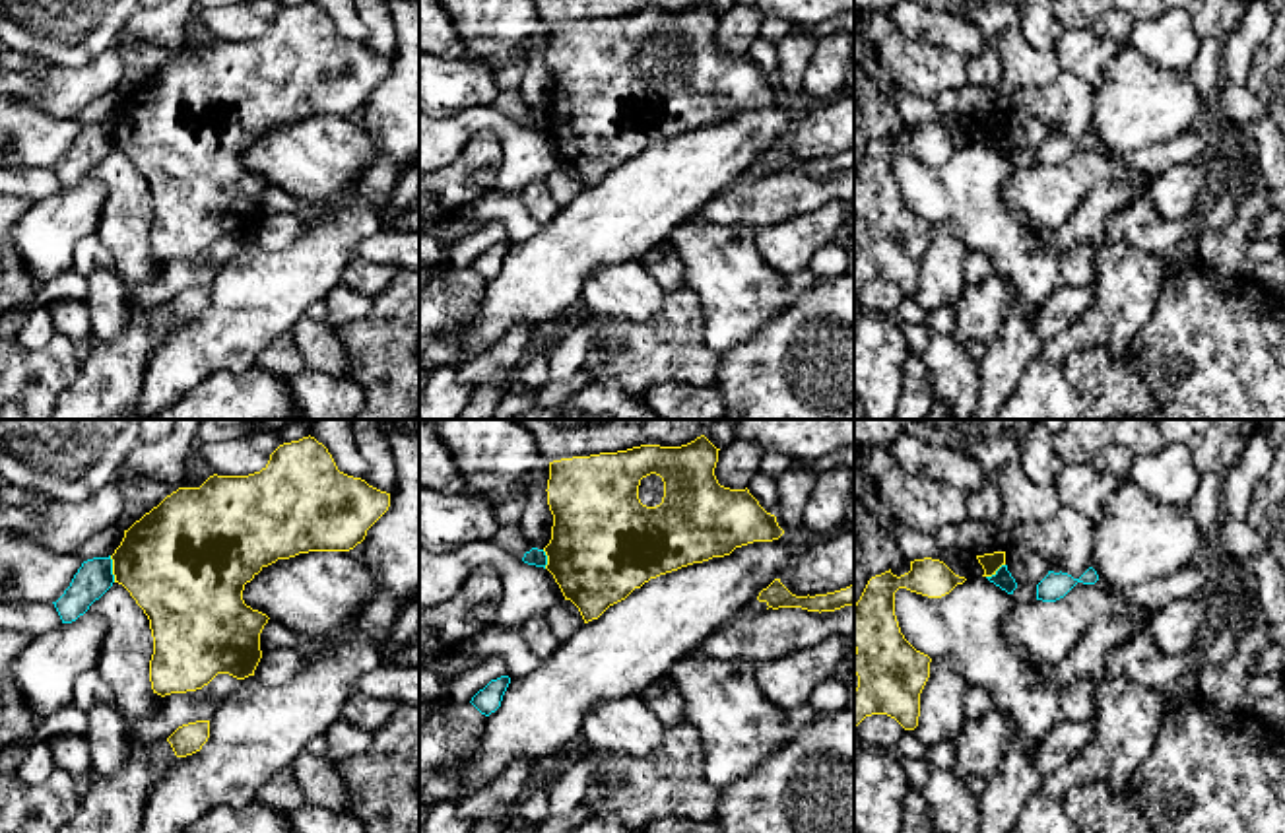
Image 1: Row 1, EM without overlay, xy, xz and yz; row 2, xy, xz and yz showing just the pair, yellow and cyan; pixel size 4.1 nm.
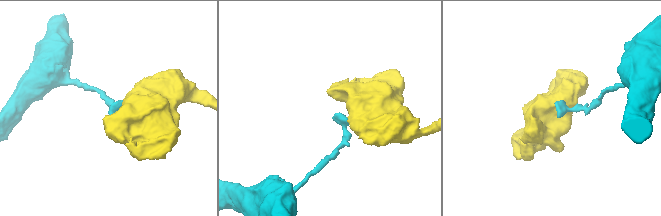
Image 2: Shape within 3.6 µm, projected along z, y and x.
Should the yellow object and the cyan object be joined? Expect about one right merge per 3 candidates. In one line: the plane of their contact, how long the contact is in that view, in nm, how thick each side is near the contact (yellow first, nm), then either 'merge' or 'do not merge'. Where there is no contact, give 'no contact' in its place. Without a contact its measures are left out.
meets yellow in xy; contact 110 nm long; 440 nm thick on the yellow side, 150 nm on the other; do not merge

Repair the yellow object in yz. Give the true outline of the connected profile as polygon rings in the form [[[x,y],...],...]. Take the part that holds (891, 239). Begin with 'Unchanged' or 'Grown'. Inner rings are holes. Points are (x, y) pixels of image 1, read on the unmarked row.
Unchanged. [[[932,122],[910,126],[910,136],[901,142],[889,134],[868,146],[854,169],[854,293],[872,280],[887,280],[905,295],[918,291],[920,258],[930,243],[932,223],[901,198],[895,157],[906,153],[941,163],[965,146]]]

